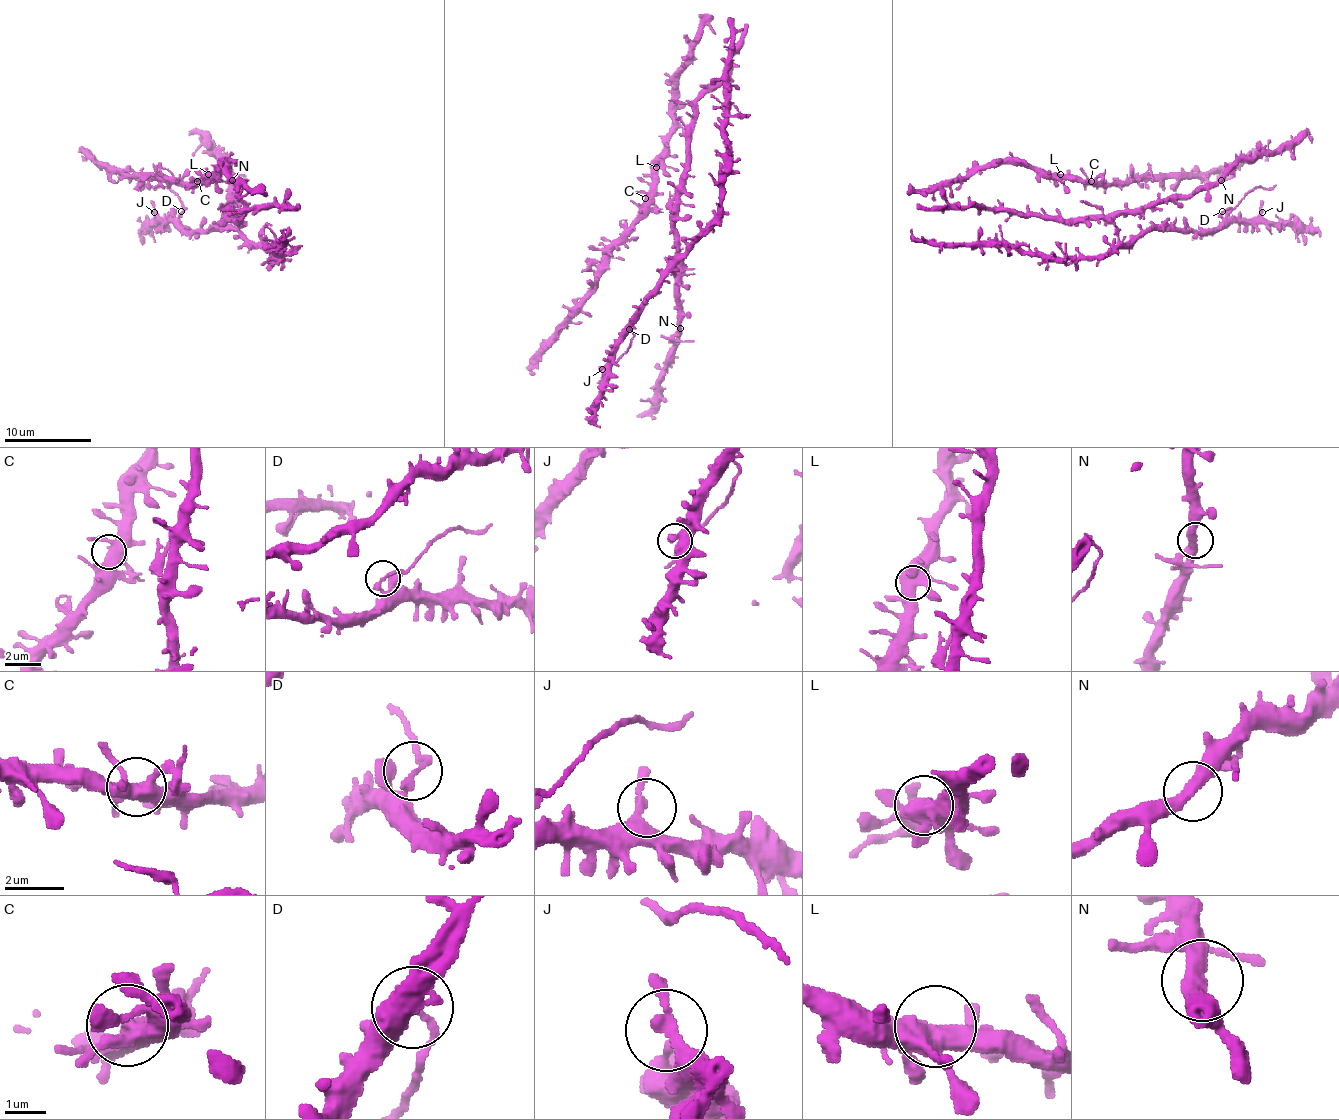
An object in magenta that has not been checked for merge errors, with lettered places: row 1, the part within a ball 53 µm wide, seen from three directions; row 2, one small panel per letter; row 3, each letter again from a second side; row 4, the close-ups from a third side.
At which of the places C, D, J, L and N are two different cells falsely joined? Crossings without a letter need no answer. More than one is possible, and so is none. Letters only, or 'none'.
D

